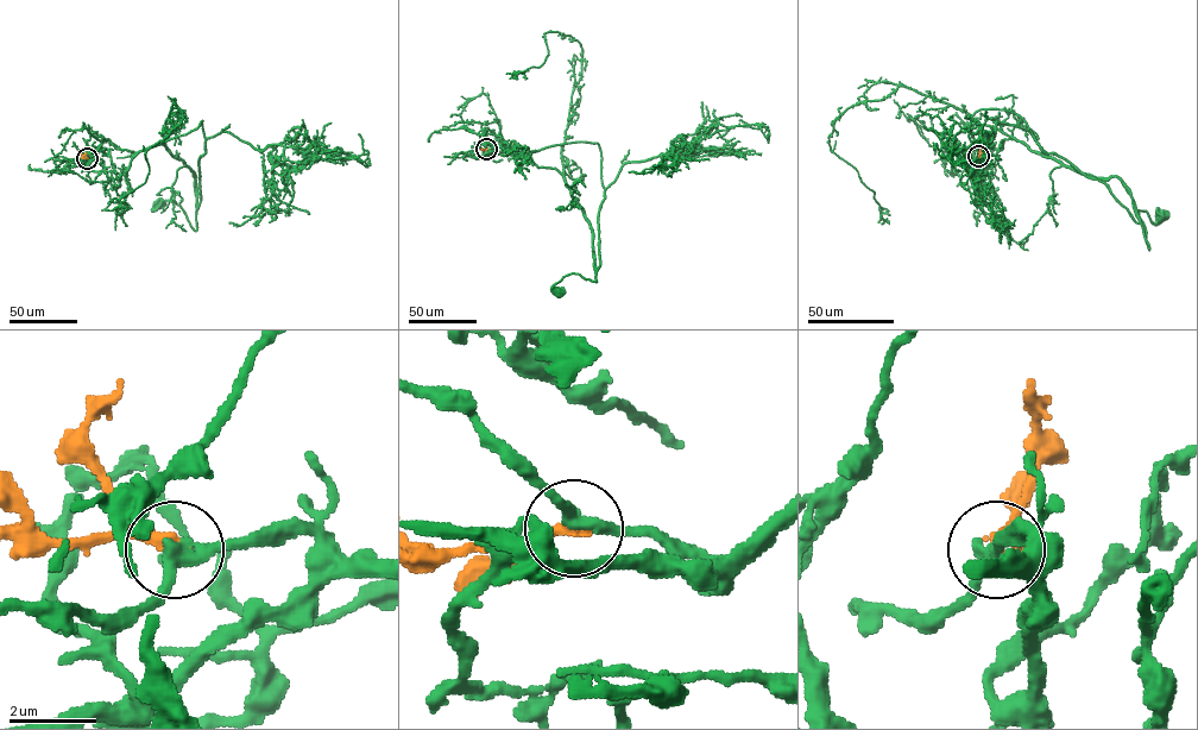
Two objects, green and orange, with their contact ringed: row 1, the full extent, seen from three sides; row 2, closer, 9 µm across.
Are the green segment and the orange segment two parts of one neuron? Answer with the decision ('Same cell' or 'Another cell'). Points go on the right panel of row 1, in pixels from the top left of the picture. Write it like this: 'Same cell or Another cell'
Same cell

